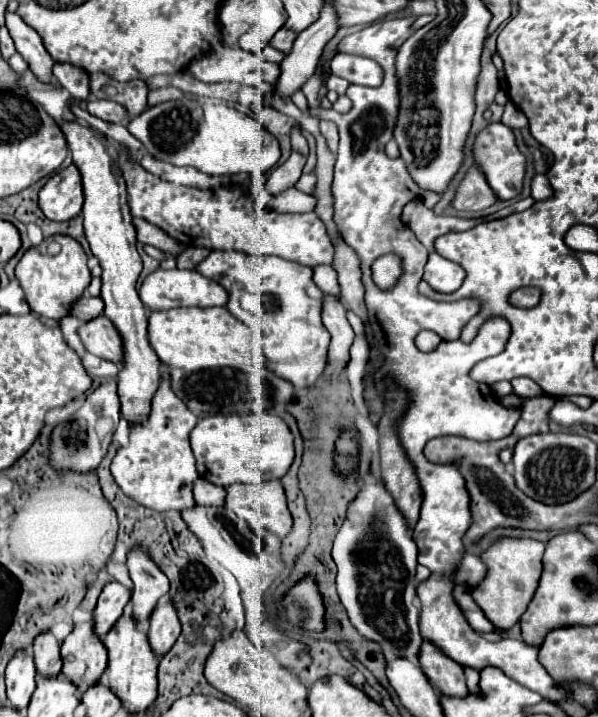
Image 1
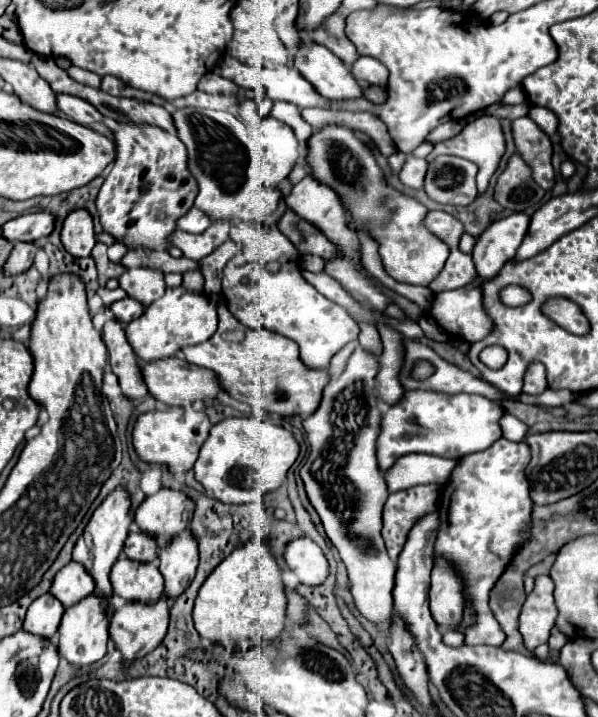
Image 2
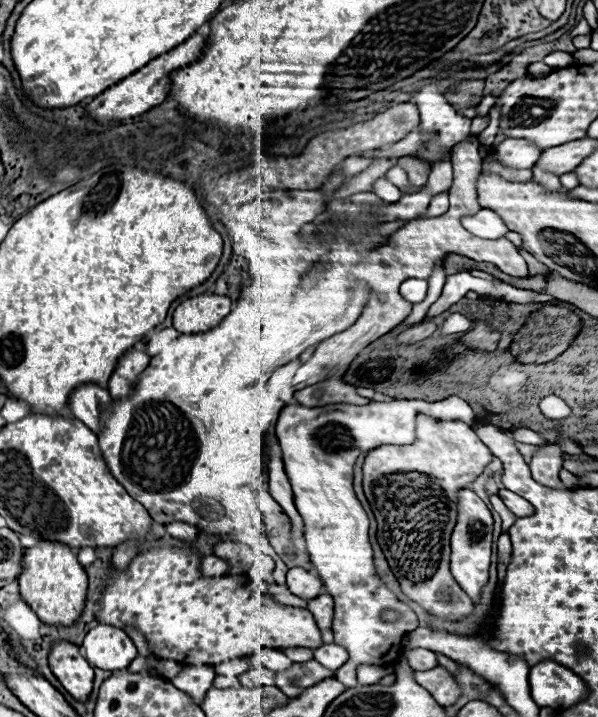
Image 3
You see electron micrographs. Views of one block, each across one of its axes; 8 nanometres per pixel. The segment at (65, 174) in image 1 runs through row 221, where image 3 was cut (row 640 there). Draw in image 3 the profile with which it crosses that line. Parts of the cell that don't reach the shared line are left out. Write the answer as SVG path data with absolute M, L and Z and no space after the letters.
M56 640L52 642L48 664L54 676L62 682L62 686L76 698L86 700L86 696L92 692L92 680L94 680L94 668L88 664L88 660L80 654L80 646Z

